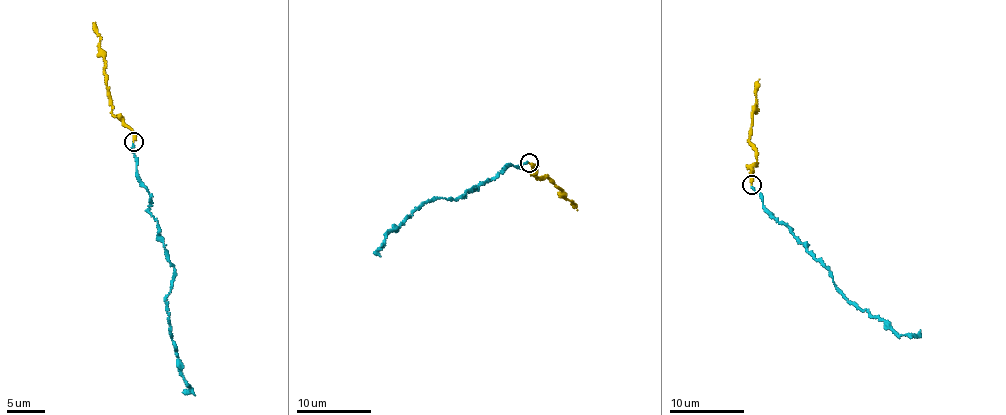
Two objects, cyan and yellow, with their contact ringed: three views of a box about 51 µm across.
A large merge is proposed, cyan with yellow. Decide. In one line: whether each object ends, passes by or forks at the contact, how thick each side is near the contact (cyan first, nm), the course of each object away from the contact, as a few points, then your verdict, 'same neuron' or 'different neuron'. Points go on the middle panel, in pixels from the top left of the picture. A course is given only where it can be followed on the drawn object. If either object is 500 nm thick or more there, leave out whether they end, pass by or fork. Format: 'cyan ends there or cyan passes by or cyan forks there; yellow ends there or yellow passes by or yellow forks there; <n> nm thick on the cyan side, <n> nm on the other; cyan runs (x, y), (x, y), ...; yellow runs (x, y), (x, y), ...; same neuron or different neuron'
cyan ends there; yellow ends there; 130 nm thick on the cyan side, 150 nm on the other; cyan runs (529, 163), (515, 167), (510, 163), (501, 173), (454, 199), (432, 199), (385, 235), (382, 247), (373, 253); yellow runs (529, 163), (536, 167), (531, 174), (539, 180), (547, 176), (553, 180), (577, 210); different neuron

